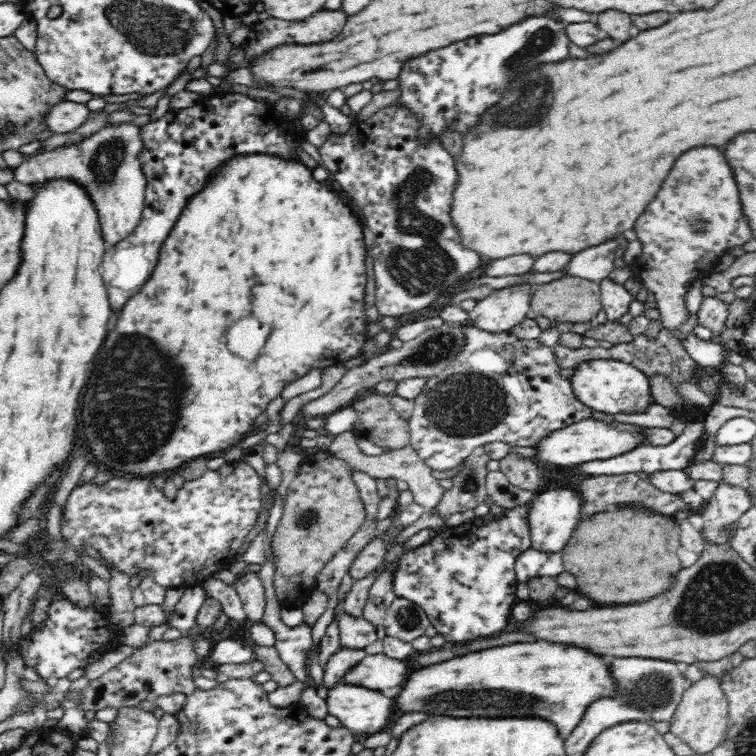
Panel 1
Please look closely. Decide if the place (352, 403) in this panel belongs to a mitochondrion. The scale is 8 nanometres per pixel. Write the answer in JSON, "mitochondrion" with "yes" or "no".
{"mitochondrion":"no"}

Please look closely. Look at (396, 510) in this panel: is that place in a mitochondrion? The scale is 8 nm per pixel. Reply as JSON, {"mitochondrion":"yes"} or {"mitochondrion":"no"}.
{"mitochondrion":"no"}

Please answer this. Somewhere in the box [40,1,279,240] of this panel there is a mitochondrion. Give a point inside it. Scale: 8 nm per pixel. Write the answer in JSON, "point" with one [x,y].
{"point":[106,161]}

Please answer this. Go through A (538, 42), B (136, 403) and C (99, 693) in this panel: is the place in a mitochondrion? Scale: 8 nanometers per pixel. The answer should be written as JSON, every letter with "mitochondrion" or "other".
{"A":"mitochondrion","B":"mitochondrion","C":"other"}

